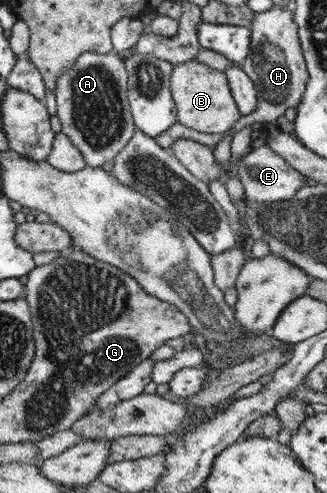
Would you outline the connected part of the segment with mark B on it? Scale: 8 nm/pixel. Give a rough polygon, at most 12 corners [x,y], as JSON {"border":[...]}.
{"border":[[174,64],[177,121],[231,132],[241,113],[227,75]]}

